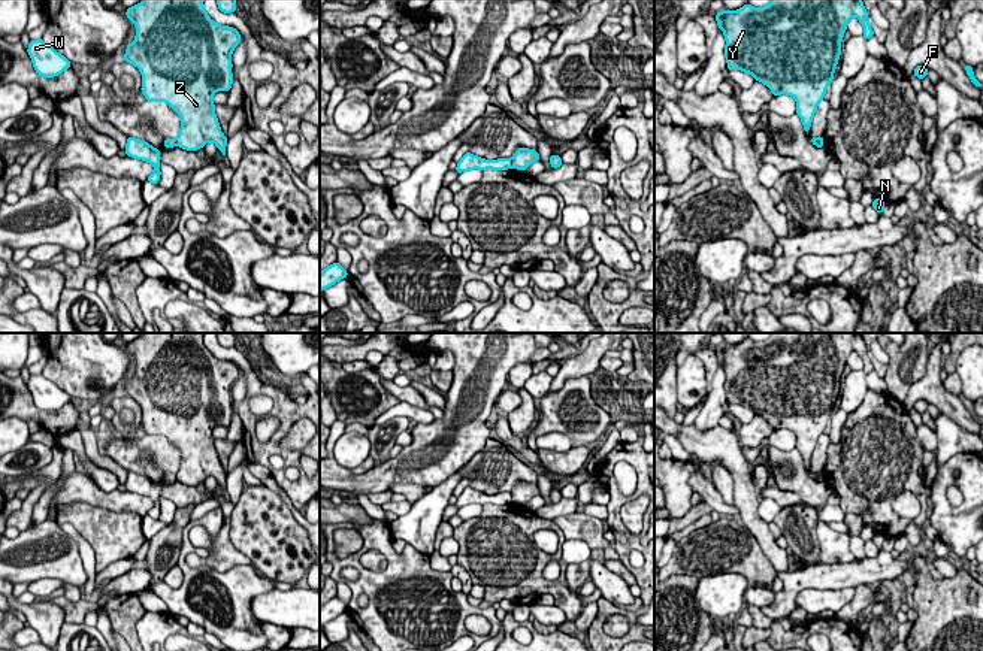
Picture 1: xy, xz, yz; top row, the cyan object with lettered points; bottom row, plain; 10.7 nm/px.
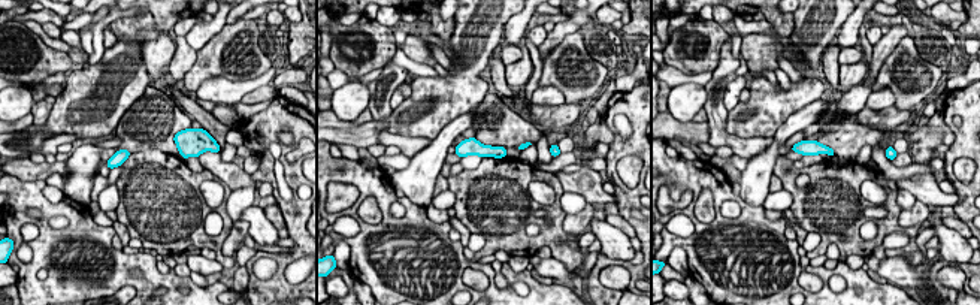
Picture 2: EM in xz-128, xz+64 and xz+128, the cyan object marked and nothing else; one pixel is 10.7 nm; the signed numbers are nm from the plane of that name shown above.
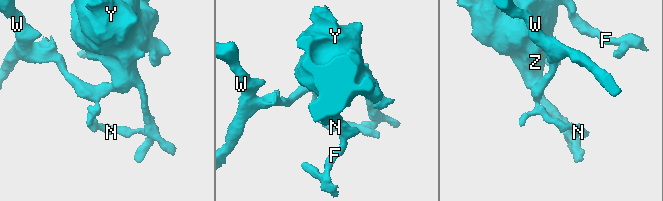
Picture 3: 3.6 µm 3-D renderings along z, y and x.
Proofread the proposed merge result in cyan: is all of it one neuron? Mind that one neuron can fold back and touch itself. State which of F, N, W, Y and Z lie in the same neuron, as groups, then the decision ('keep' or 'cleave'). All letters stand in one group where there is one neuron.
groups F Y Z / N W; cleave

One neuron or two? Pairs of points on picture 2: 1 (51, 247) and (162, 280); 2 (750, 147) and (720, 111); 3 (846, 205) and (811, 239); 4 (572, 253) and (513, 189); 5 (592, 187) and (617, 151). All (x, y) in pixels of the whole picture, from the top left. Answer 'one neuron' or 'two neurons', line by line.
1: one neuron
2: one neuron
3: two neurons
4: one neuron
5: two neurons

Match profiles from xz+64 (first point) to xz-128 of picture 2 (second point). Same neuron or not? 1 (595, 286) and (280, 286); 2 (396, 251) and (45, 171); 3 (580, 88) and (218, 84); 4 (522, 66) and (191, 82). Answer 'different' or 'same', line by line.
1: same
2: different
3: different
4: different

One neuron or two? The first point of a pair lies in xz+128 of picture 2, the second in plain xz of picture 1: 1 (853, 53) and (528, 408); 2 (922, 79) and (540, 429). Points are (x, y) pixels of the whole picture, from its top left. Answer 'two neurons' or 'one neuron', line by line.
1: two neurons
2: one neuron

